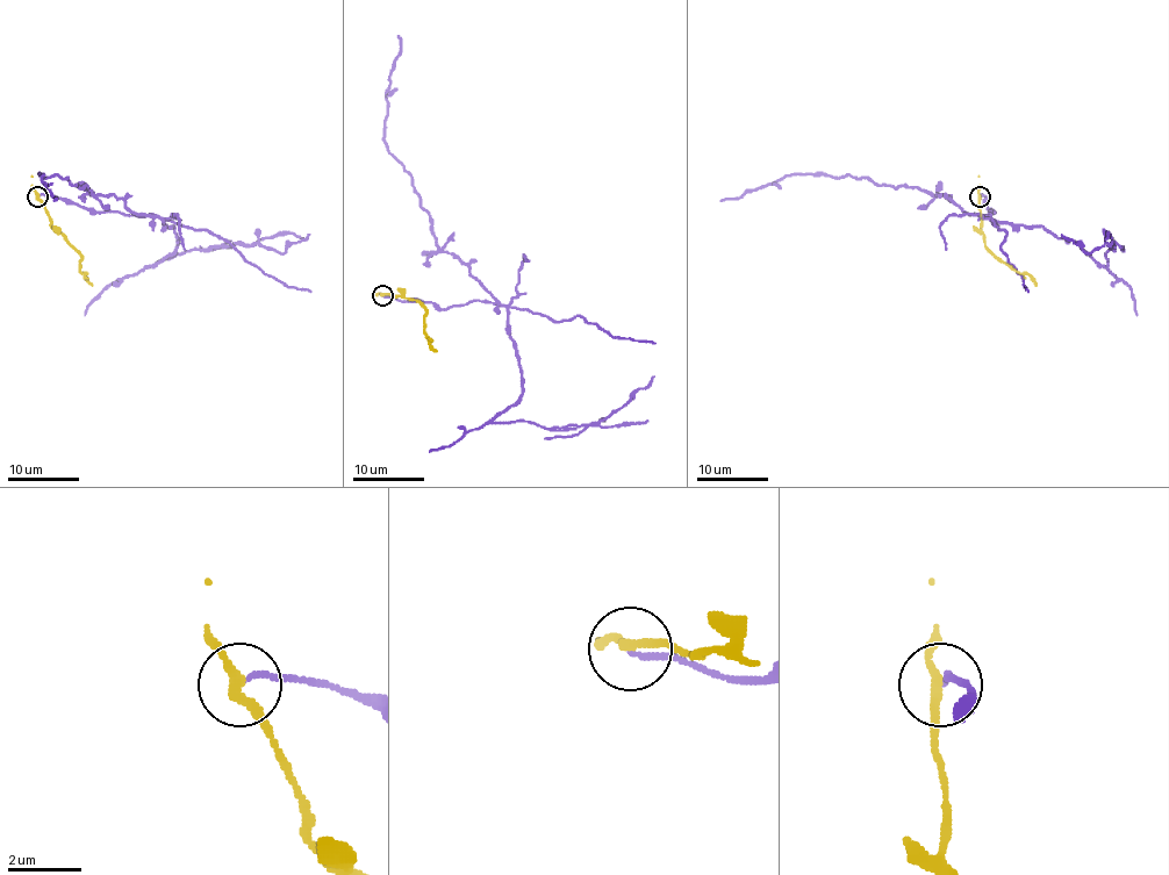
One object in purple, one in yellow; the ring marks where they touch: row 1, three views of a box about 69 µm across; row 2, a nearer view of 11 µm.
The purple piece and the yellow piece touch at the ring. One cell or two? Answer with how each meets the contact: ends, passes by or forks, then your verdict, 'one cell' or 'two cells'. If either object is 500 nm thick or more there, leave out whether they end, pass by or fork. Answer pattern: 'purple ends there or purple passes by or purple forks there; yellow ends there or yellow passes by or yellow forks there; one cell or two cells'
purple ends there; yellow passes by; two cells

